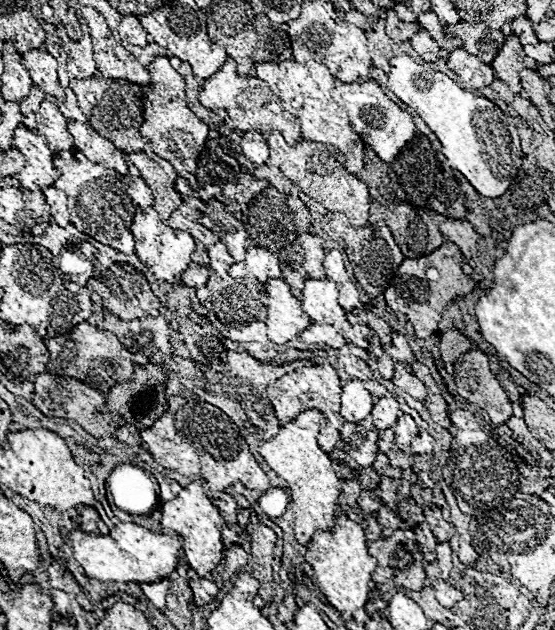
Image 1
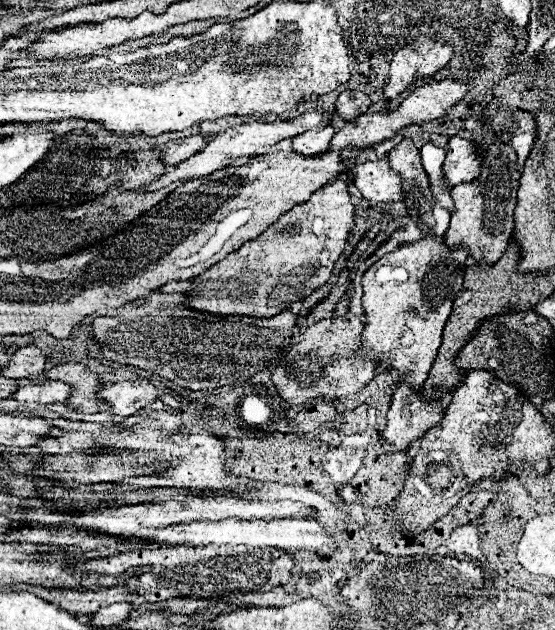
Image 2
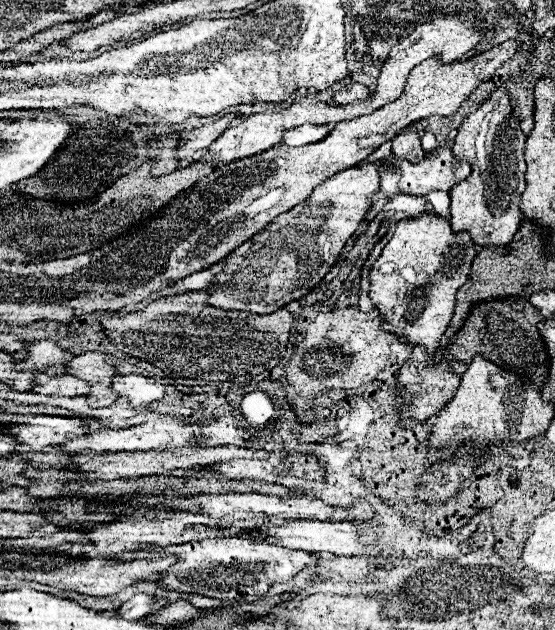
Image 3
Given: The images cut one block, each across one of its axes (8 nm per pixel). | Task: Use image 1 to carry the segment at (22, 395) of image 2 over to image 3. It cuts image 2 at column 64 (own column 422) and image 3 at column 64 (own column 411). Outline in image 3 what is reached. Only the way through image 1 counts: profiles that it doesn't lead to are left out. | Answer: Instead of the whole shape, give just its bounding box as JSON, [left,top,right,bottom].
[30,374,90,396]

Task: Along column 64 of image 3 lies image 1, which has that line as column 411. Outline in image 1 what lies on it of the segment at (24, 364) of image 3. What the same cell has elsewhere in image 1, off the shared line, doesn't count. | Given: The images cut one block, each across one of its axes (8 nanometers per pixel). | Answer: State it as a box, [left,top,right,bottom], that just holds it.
[384,332,416,366]

